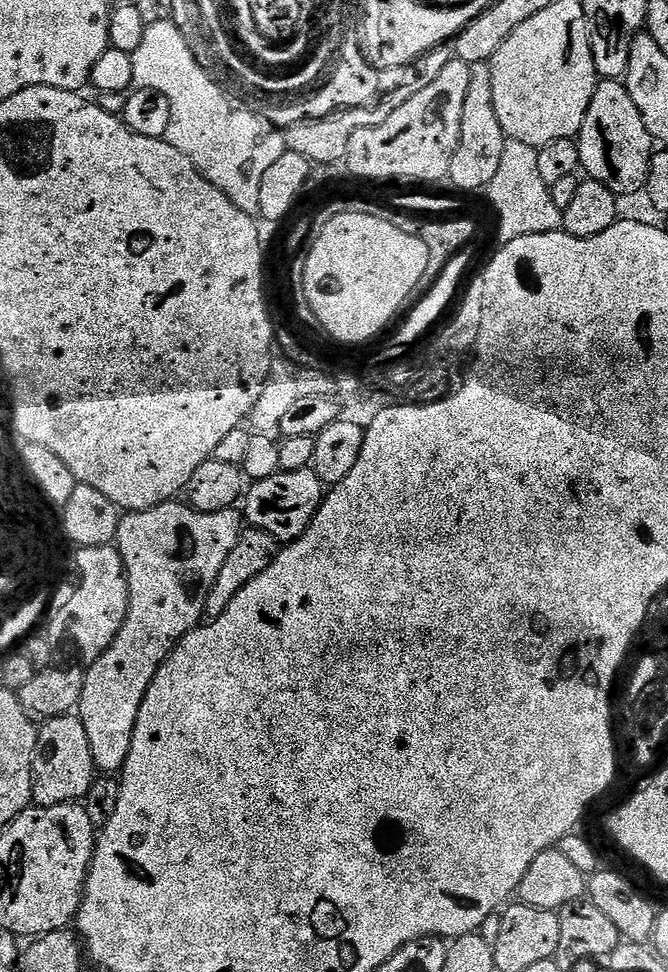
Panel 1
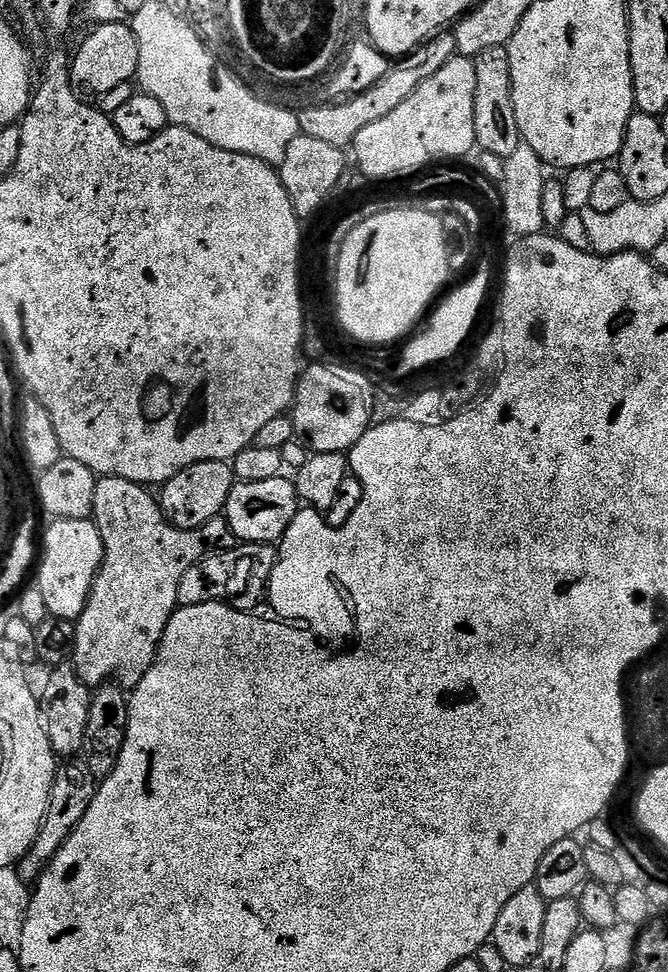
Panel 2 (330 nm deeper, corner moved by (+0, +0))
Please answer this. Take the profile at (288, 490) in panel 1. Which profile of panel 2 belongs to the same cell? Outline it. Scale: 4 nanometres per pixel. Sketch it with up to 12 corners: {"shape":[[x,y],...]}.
{"shape":[[281,474],[237,482],[222,516],[237,541],[275,545],[302,508]]}

